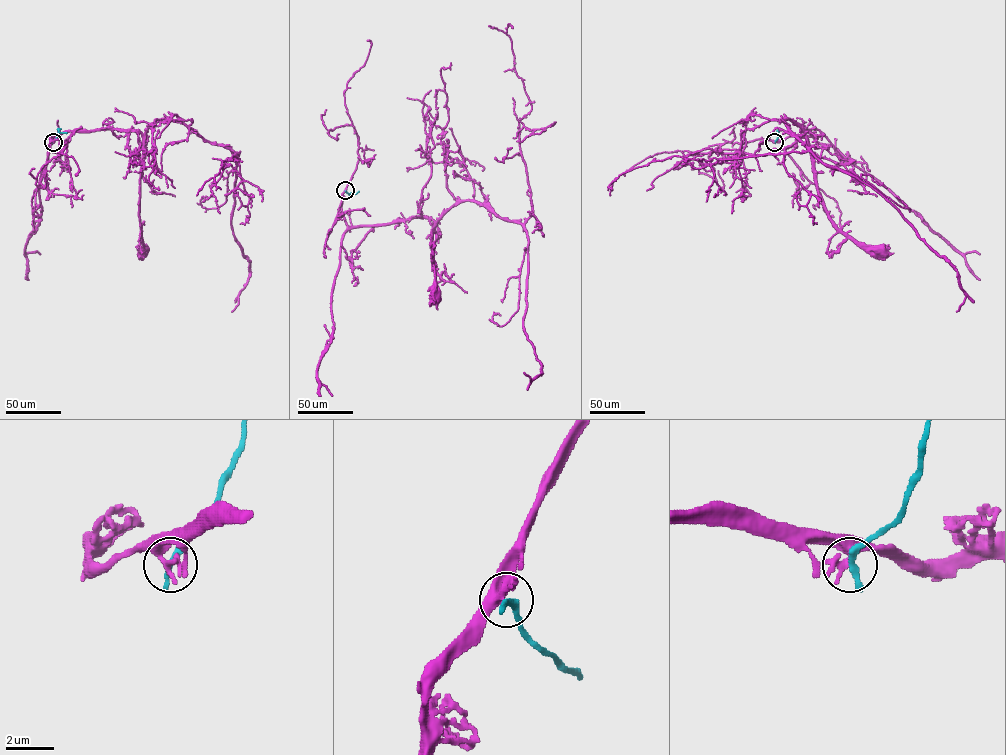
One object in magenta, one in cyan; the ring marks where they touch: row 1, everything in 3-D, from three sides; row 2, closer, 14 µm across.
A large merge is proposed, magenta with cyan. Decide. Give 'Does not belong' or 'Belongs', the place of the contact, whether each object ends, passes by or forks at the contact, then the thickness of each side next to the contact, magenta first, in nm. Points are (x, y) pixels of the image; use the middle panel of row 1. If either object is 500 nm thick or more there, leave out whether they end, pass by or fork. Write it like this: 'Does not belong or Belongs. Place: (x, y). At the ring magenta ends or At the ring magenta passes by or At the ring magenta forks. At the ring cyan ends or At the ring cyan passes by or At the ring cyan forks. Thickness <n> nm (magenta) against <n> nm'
Does not belong. Place: (345, 190). At the ring magenta passes by. At the ring cyan ends. Thickness 320 nm (magenta) against 340 nm

